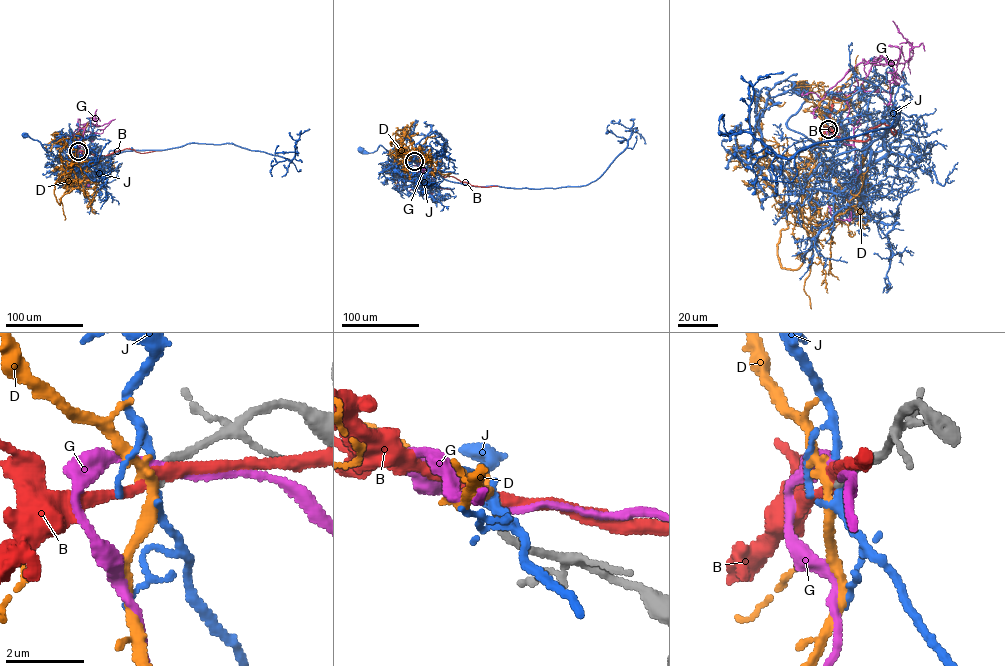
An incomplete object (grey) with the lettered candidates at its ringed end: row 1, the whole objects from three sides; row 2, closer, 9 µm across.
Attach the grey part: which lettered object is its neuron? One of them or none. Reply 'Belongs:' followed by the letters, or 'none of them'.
Belongs: D

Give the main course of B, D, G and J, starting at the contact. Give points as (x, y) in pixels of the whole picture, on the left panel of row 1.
B: (78, 151), (105, 155), (125, 149), (142, 153), (161, 150)
D: (78, 151), (75, 171), (79, 185), (64, 194), (73, 153), (62, 139), (55, 143)
G: (78, 151), (83, 157), (84, 126), (88, 123), (100, 126), (111, 121), (101, 133), (83, 129), (78, 125)
J: (78, 151), (81, 162), (72, 174), (73, 170), (60, 159), (39, 142), (24, 135)

